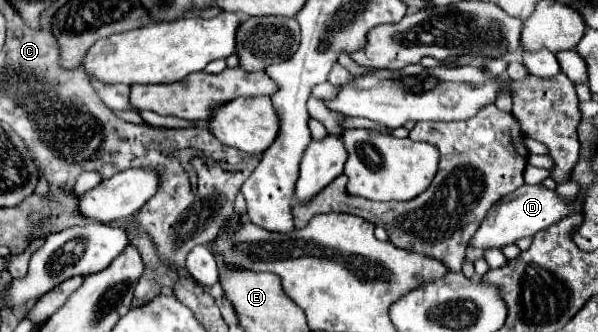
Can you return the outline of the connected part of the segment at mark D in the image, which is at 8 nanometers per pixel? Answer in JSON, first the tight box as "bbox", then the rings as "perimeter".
{"bbox":[469,185,577,251],"perimeter":[[[543,185],[519,187],[499,201],[497,205],[493,205],[493,209],[489,209],[489,213],[481,221],[477,233],[471,237],[469,245],[473,249],[483,249],[483,251],[487,251],[487,249],[503,249],[505,245],[511,245],[517,239],[533,237],[541,229],[547,229],[549,225],[553,225],[561,217],[573,213],[573,209],[577,209],[577,201],[567,205],[563,199],[557,197],[555,191],[549,191]]]}

